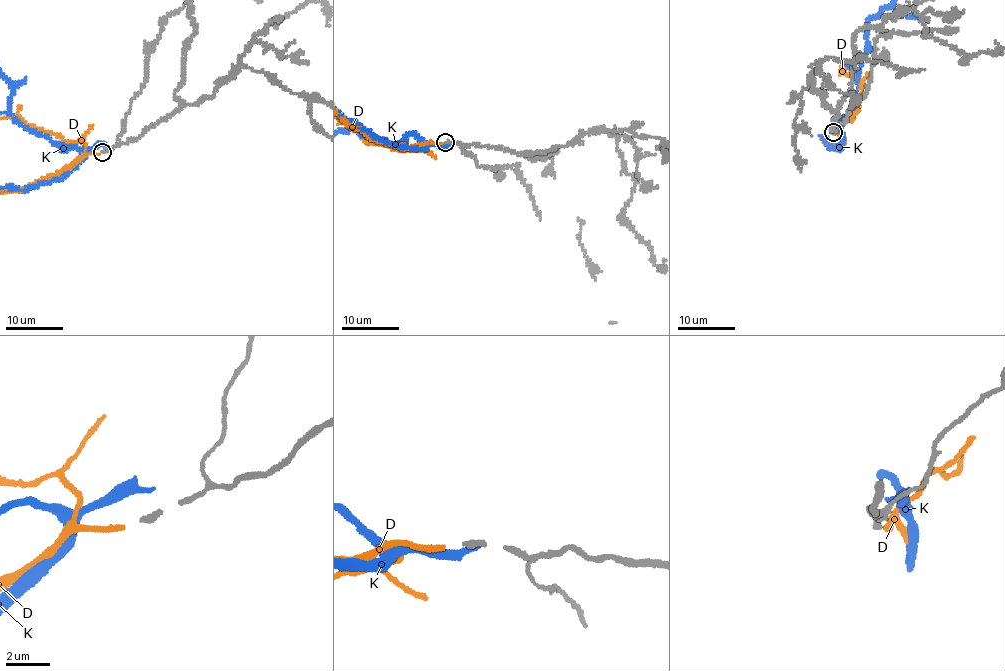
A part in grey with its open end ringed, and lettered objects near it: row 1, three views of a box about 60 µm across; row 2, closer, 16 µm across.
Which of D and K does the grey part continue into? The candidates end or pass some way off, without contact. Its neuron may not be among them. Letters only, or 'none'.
D

